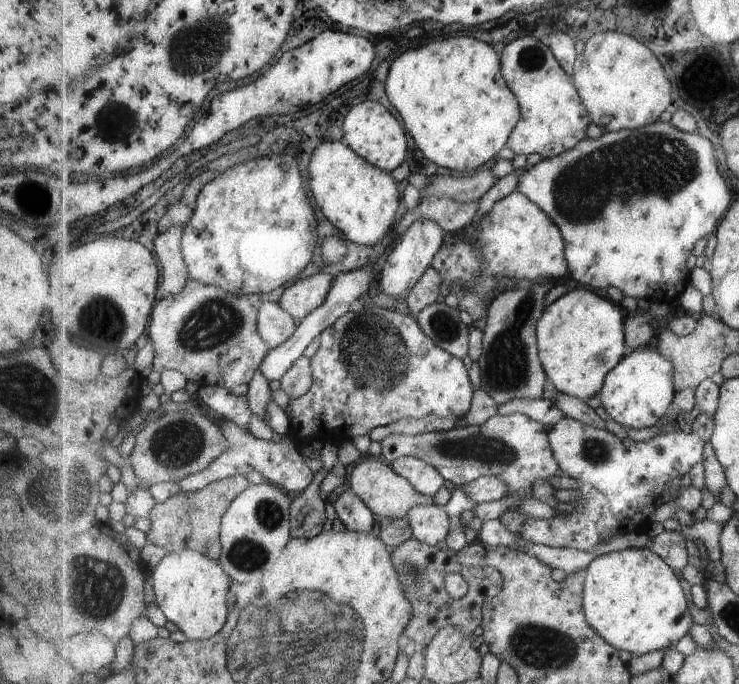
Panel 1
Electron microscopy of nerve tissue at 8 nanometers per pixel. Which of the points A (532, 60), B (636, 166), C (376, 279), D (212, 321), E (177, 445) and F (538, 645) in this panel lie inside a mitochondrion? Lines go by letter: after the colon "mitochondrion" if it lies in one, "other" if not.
A: mitochondrion
B: mitochondrion
C: other
D: mitochondrion
E: mitochondrion
F: mitochondrion

